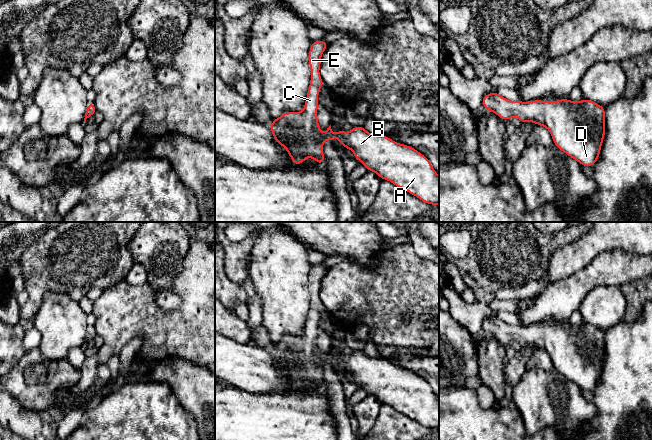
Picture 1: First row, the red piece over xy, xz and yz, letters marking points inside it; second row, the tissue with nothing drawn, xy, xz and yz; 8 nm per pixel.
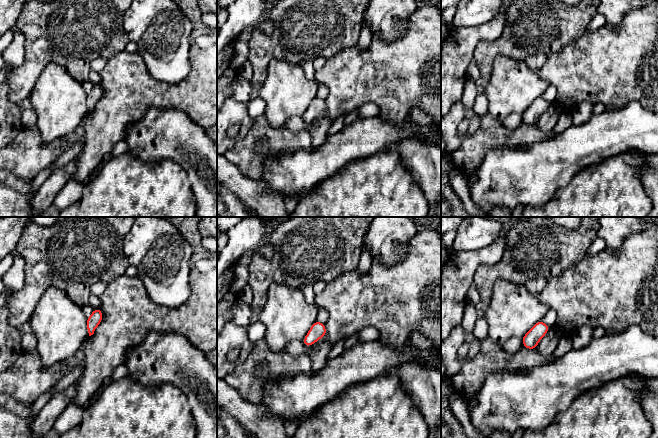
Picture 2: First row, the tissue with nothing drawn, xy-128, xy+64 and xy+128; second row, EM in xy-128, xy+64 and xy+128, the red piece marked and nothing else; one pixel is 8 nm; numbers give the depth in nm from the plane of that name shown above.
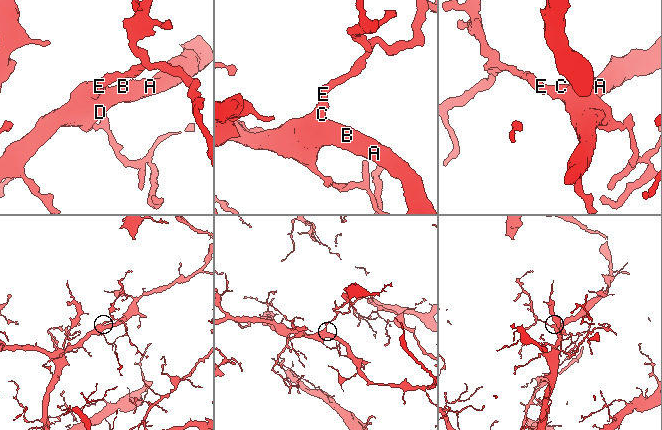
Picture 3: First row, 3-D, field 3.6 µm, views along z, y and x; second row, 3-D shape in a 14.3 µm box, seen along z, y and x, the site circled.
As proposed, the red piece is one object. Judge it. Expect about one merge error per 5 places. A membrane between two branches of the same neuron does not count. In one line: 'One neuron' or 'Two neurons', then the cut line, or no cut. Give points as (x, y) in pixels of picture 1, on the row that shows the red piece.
One neuron. No split

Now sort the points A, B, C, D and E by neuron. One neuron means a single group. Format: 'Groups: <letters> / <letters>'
Groups: A B C D E

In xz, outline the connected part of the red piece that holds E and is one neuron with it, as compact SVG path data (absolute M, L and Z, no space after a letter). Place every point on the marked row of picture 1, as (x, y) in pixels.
M322 40L312 42L308 53L311 79L304 110L302 112L284 112L280 117L273 119L272 124L268 128L271 130L276 143L286 149L291 157L291 161L297 166L301 165L307 157L311 157L317 163L323 165L325 162L323 142L330 140L333 143L337 137L345 149L353 151L353 158L359 160L367 168L367 171L375 172L382 180L390 181L398 188L416 196L426 204L439 205L439 176L429 159L415 148L399 144L382 134L368 133L363 126L354 126L348 133L341 128L334 134L331 125L327 128L325 134L320 131L317 118L318 94L324 82L319 74L319 69L321 66L321 55L328 45L328 42Z

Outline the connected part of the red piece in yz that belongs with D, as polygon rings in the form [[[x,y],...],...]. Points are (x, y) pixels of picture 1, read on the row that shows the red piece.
[[[496,91],[486,94],[482,106],[505,121],[513,116],[546,127],[554,145],[584,167],[593,166],[605,136],[605,107],[584,98],[570,101],[510,101]]]

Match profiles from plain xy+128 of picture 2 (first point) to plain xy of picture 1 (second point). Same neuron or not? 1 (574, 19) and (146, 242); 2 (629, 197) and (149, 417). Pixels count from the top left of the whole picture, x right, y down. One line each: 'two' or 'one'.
1: two
2: one

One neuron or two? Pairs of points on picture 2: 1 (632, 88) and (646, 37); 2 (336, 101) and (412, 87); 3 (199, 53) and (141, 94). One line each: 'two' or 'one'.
1: one
2: one
3: one

